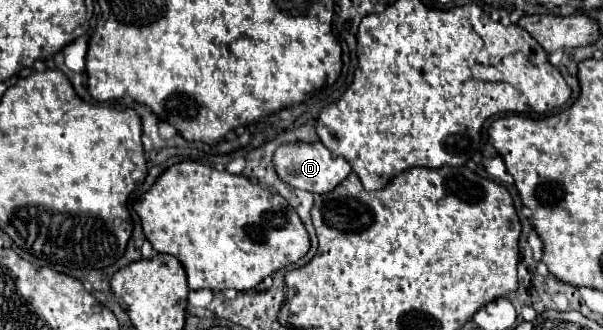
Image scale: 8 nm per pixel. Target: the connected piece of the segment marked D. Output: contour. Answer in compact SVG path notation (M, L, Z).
M300 143L300 145L282 145L274 155L274 165L282 181L294 185L298 189L306 189L312 193L328 193L336 189L352 171L344 157L334 157L332 151L324 143Z

